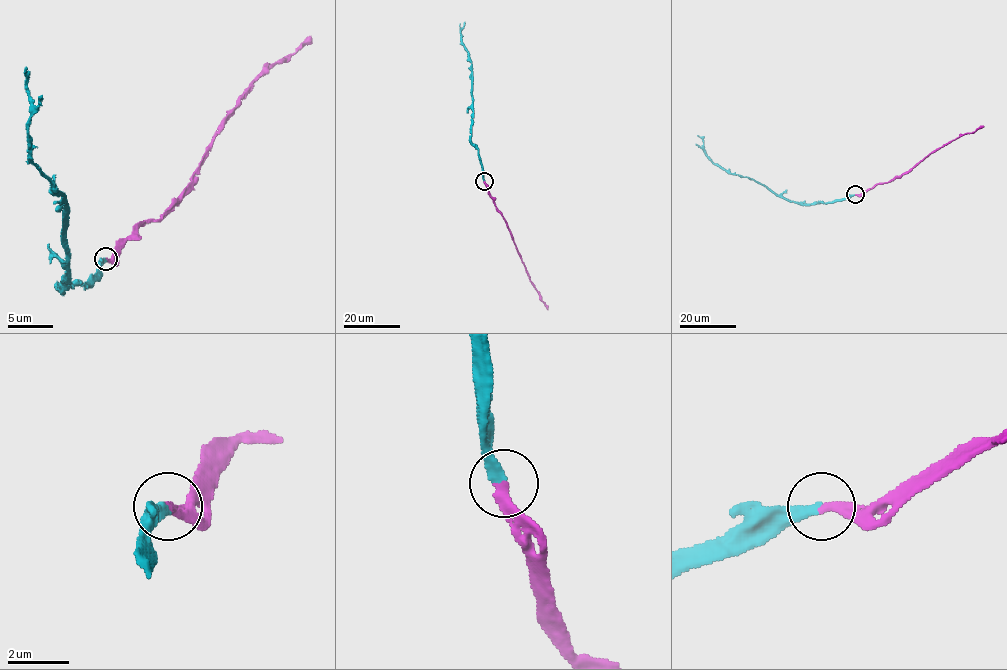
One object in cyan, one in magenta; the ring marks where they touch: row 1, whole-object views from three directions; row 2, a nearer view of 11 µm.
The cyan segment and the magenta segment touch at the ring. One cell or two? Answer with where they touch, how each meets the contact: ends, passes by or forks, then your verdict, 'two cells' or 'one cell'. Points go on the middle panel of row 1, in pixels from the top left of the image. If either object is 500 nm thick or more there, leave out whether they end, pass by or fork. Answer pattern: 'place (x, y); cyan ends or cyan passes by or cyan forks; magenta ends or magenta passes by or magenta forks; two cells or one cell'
place (484, 181); cyan ends; magenta ends; one cell

